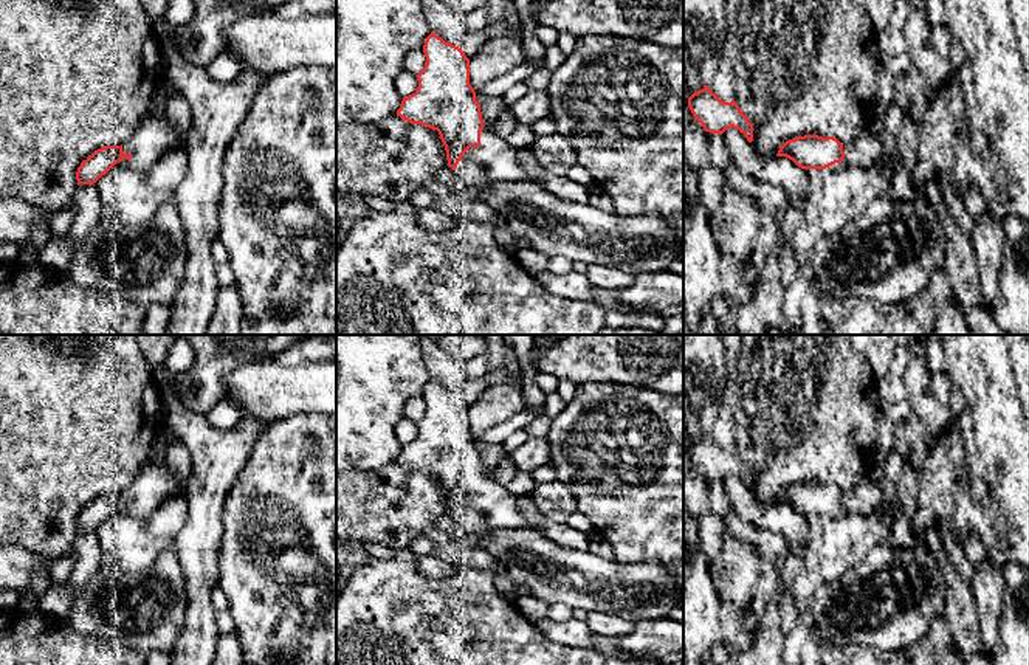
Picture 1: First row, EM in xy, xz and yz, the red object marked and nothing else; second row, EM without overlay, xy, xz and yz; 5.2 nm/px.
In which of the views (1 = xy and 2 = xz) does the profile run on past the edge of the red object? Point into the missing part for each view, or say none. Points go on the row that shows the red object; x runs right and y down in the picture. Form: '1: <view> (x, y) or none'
1: xy (155, 135)
2: xz (498, 161)

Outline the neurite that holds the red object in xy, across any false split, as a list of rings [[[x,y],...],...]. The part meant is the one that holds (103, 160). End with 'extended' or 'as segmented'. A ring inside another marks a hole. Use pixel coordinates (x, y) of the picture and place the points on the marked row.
[[[150,110],[133,136],[121,146],[105,146],[95,150],[81,163],[76,172],[77,184],[95,184],[116,163],[138,155],[141,167],[147,171],[169,149],[180,143],[180,133],[166,116],[155,116]]]; extended

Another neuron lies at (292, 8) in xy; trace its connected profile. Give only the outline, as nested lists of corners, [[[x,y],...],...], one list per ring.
[[[287,0],[274,11],[284,19],[336,12],[336,0]]]

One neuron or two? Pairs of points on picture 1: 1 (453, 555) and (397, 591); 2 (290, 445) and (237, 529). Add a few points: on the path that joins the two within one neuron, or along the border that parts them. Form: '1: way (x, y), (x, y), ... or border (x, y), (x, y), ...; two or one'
1: border (456, 569), (487, 569), (492, 572); two
2: way (290, 465), (290, 476), (258, 509); one

